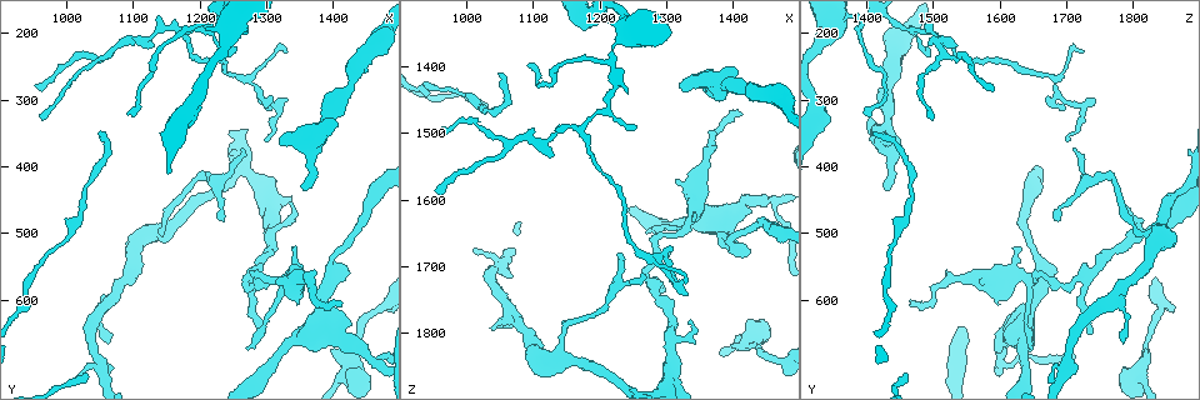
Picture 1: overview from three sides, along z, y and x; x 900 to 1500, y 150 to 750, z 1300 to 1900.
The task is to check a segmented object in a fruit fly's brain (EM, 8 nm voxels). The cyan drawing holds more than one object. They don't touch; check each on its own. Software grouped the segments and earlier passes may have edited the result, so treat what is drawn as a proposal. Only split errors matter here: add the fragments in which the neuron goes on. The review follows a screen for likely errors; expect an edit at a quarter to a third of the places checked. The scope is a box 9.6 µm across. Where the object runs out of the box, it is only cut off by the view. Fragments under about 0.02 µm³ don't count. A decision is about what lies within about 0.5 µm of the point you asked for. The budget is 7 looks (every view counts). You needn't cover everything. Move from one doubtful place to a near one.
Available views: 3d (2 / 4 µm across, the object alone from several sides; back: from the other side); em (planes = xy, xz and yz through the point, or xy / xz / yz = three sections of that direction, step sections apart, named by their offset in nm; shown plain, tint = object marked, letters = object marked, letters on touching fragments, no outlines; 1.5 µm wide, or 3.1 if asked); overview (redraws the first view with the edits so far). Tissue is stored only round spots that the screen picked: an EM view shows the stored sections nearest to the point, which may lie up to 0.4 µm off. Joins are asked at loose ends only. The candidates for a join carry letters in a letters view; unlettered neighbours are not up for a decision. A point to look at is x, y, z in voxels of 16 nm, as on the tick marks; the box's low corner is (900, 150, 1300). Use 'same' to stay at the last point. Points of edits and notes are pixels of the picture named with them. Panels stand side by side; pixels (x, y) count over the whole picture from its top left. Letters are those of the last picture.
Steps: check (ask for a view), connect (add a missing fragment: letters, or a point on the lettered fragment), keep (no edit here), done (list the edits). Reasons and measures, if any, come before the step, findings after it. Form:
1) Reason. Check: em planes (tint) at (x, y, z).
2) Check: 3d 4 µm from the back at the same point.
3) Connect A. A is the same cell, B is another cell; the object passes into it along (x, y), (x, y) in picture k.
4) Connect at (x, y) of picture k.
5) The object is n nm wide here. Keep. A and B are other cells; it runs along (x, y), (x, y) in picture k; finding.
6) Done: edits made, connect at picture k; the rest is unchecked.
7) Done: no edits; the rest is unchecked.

Thin end. Check: 3d 2 µm at (1295, 650, 1735).

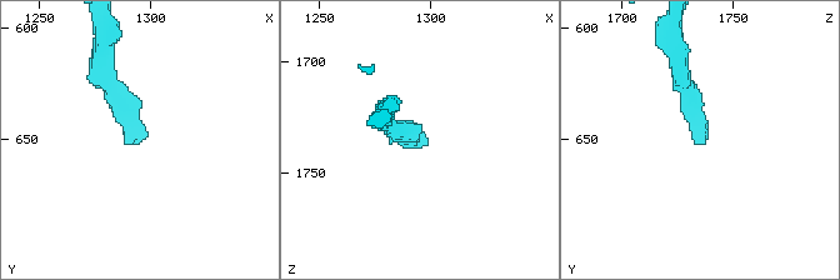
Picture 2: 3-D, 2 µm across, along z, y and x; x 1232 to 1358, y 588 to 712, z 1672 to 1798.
Now the EM. Check: em planes (letters) at (1292, 652, 1737).

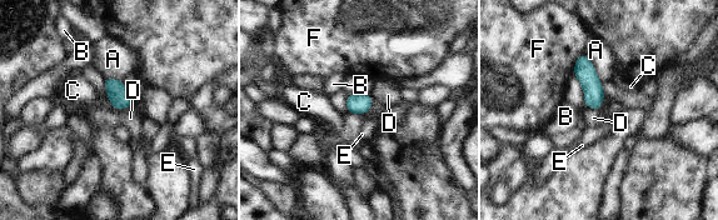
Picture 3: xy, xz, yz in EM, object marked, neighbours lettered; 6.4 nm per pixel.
The object is 130 nm wide here; the longest contact is with A, 240 nm. Keep. A, B, C, D, E and F are other cells; no lettered fragment goes on from it.

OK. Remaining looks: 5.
Thin end. Check: 3d 4 µm at (1260, 370, 1710).

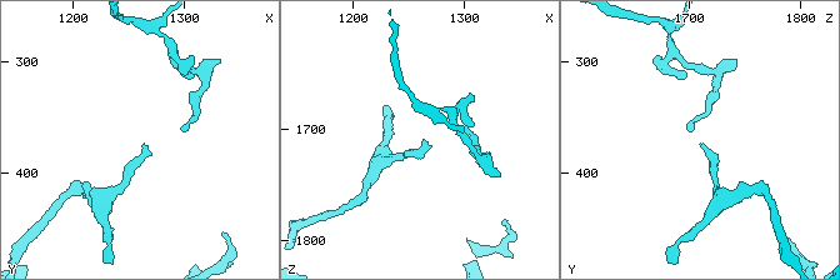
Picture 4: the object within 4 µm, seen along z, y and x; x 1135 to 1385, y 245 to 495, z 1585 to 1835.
Check: em planes (letters) at (1260, 374, 1710).

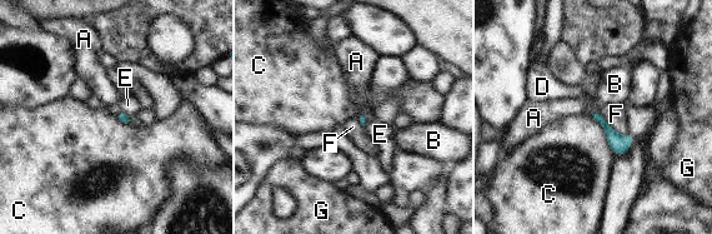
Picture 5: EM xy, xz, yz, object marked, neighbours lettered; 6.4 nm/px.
The longest contact is with C, 300 nm. Keep. A, B, C, D, E, F and G are other cells; a border runs along (591, 114), (615, 154) in picture 5; none of them fits.

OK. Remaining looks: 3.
An open end. Check: 3d 2 µm at (1330, 225, 1725).

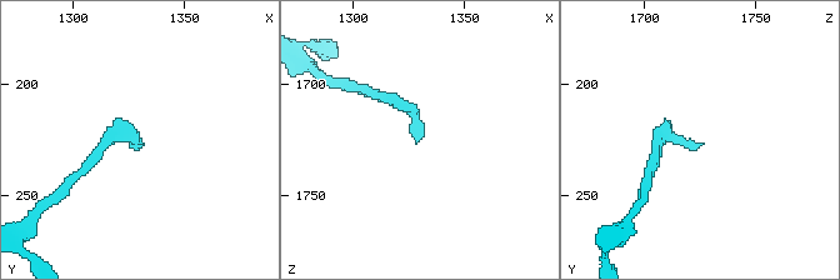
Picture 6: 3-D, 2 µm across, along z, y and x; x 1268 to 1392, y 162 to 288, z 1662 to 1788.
Need the tissue. Check: em xz step 8 (tint) at (1328, 230, 1724).

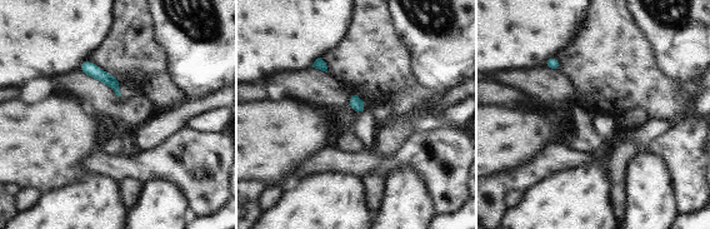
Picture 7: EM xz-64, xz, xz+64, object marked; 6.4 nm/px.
Another direction. Check: em planes (letters) at the same point.

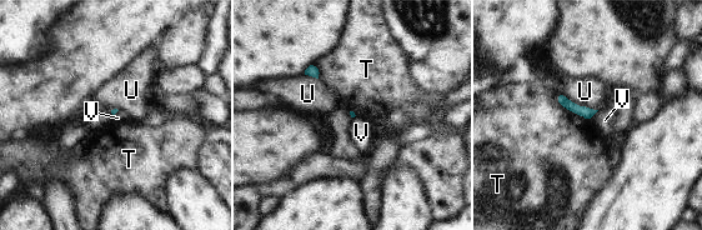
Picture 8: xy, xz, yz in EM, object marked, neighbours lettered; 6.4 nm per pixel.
Keep. T, U and V are other cells; a border runs along (553, 98), (566, 109), (590, 119) in picture 8; none of them fits.

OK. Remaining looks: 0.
Done: no edits; the rest is unchecked.

